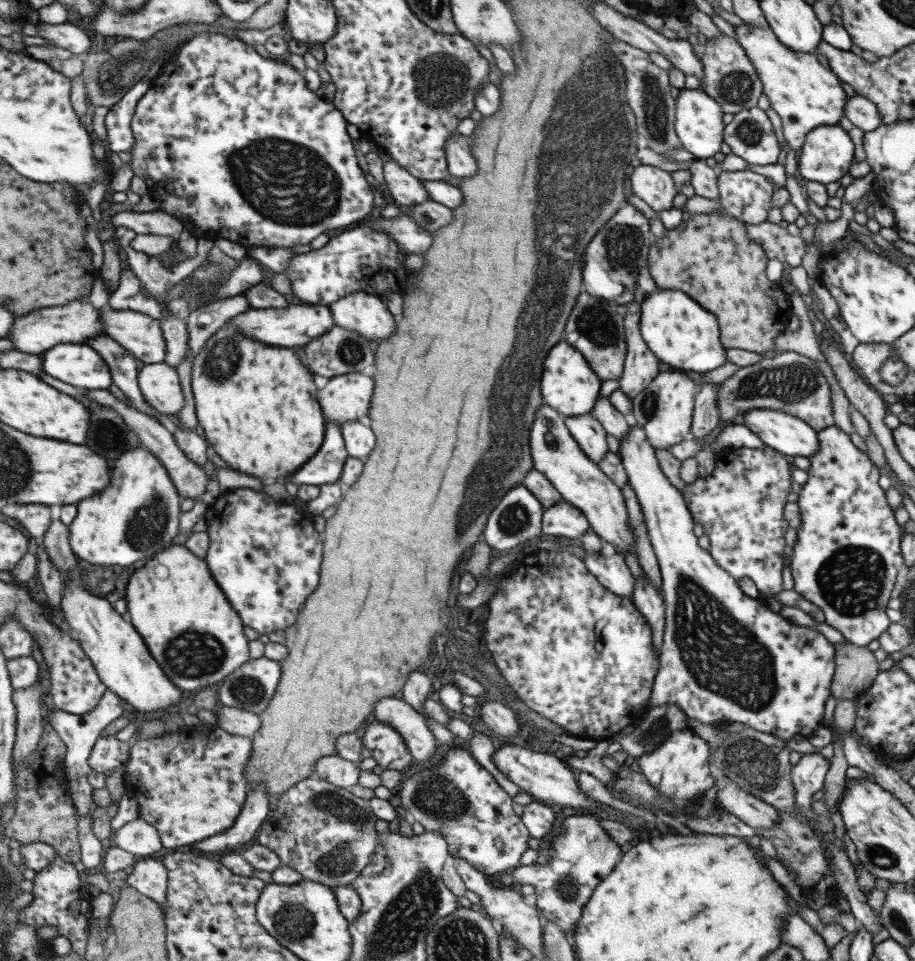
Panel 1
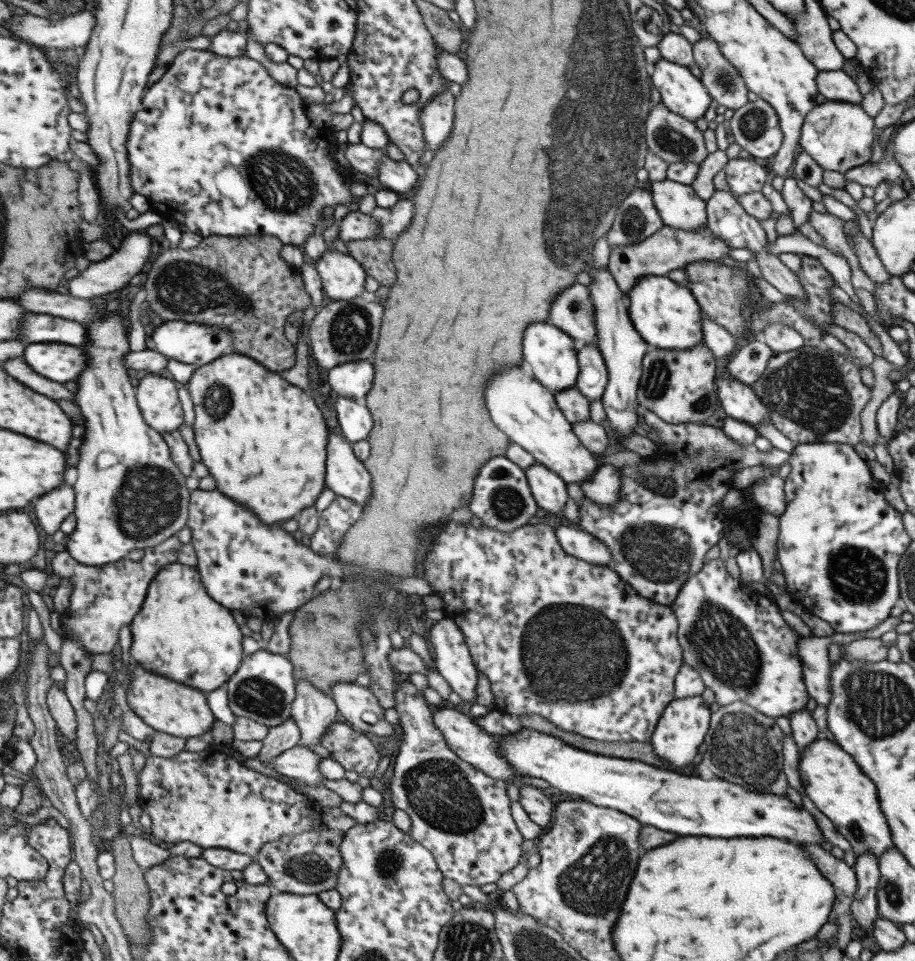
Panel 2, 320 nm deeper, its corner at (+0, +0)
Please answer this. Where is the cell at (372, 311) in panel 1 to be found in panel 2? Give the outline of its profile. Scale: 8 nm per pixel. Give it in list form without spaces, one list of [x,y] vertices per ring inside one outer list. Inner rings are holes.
[[[326,249],[314,260],[314,268],[328,299],[347,300],[366,295],[363,289],[365,271],[347,253]]]

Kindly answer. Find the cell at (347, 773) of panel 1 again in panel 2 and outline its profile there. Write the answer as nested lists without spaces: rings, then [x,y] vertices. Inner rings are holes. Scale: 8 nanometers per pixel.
[[[298,744],[288,748],[270,760],[275,772],[294,780],[300,780],[307,786],[317,786],[323,779],[317,769],[320,757],[306,747]]]

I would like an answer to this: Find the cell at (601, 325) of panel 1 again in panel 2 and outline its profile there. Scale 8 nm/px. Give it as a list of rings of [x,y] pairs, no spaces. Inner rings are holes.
[[[573,283],[555,295],[548,310],[548,320],[581,346],[597,346],[594,308],[586,286]]]

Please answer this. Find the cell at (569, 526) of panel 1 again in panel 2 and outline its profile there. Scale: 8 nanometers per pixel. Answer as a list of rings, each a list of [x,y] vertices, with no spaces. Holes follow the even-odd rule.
[[[533,463],[524,470],[530,493],[539,508],[551,514],[561,511],[567,500],[565,482],[557,474],[539,463]]]

